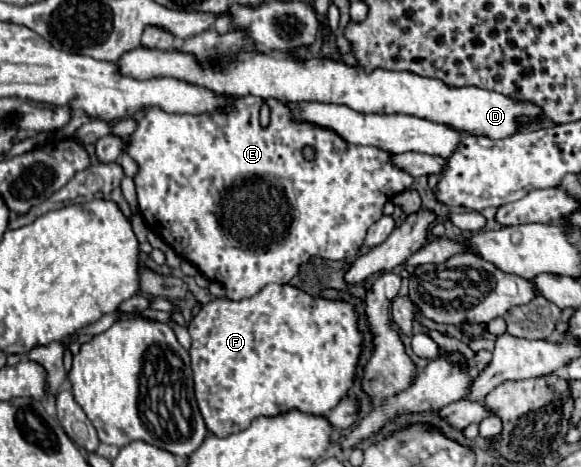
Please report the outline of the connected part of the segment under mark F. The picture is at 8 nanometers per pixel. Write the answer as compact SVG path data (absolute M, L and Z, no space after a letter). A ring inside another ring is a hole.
M266 285L262 291L258 291L256 295L248 297L248 299L240 299L240 301L232 301L232 299L214 299L210 303L206 303L200 313L190 321L188 325L190 337L192 337L192 347L190 347L190 357L192 357L192 371L194 371L194 391L196 391L196 401L200 407L200 413L206 421L206 427L210 433L214 433L216 437L228 437L232 433L244 431L250 427L250 423L260 417L260 415L280 415L286 413L290 409L300 409L304 413L312 413L312 415L326 415L330 409L334 409L338 405L338 401L342 399L342 395L348 393L348 389L354 383L354 373L356 373L356 365L360 359L360 353L364 349L364 335L358 329L358 315L352 307L352 303L344 301L344 299L324 299L324 297L312 297L306 291L292 287L292 285Z

